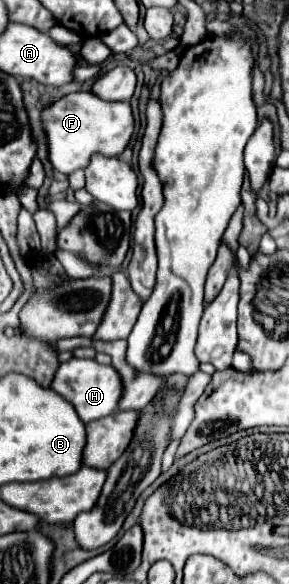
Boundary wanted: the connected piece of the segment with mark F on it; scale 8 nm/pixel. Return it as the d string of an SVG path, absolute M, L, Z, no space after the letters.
M77 91L61 97L41 111L41 125L47 137L47 151L53 171L69 175L85 169L93 153L107 157L121 155L133 133L133 115L127 101L103 101L91 91Z

